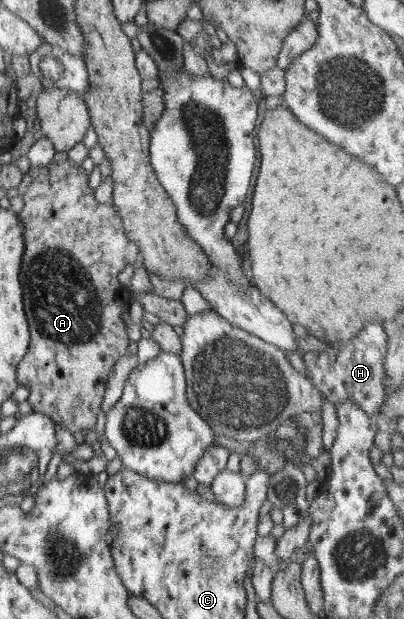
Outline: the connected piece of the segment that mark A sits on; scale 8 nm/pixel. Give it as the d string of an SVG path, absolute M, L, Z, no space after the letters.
M67 159L63 163L51 162L51 164L42 168L31 166L29 172L23 175L23 181L18 190L25 203L19 215L25 251L23 251L23 259L21 259L21 267L19 267L19 280L21 280L21 288L23 288L23 309L25 316L27 316L27 322L29 322L31 342L27 353L23 355L23 359L19 361L17 366L17 384L29 388L28 400L33 411L51 417L56 423L59 423L63 428L73 433L85 428L94 428L101 402L103 402L109 372L115 366L115 362L121 356L127 354L127 345L130 338L127 334L127 328L125 328L125 322L123 322L123 314L127 311L130 304L131 293L126 286L119 282L118 274L127 265L135 263L139 250L133 242L130 242L125 237L121 216L116 212L115 206L111 205L110 202L106 205L101 205L95 200L93 190L89 189L89 175L81 169L81 166L74 166Z

